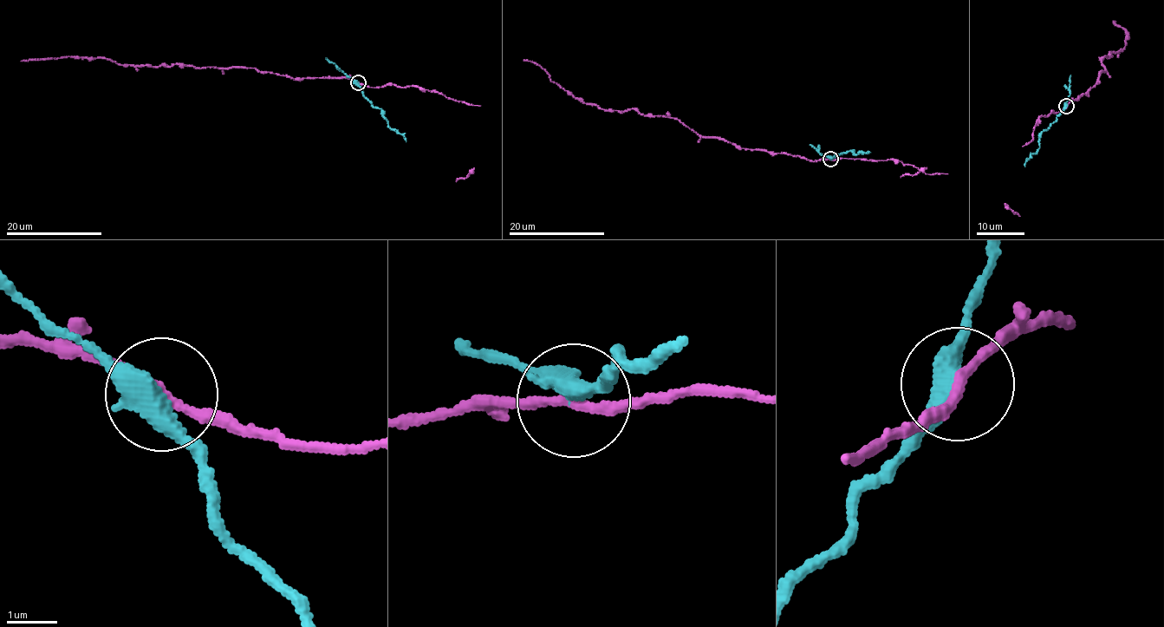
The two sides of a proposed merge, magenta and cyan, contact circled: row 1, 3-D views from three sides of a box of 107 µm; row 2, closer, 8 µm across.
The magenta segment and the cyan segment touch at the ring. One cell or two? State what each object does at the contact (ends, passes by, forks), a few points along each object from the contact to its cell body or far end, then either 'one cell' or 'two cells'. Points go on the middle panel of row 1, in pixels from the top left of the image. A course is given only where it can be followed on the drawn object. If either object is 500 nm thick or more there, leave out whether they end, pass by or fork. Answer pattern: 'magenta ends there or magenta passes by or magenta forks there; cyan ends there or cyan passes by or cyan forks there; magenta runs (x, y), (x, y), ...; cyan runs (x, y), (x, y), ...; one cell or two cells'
magenta passes by; cyan passes by; magenta runs (830, 159), (810, 161), (737, 147), (699, 136), (673, 118), (586, 104), (553, 82), (540, 65), (523, 60); cyan runs (830, 159), (852, 150), (853, 155), (868, 153); two cells

